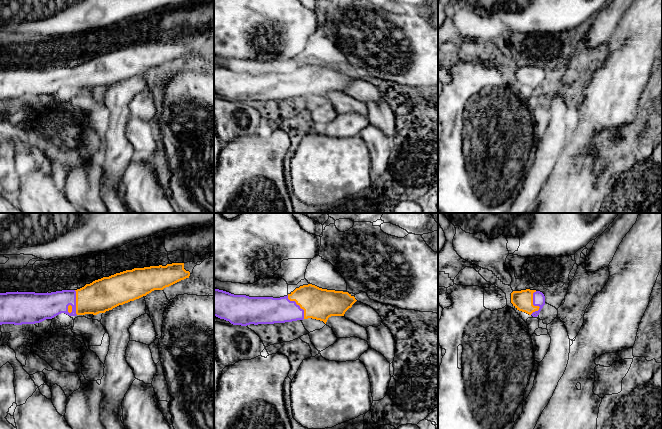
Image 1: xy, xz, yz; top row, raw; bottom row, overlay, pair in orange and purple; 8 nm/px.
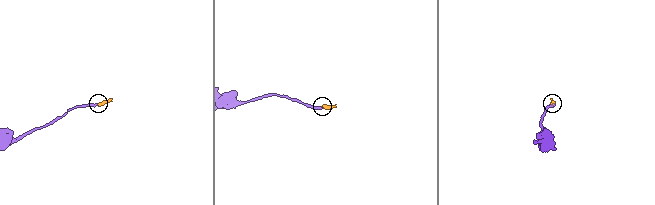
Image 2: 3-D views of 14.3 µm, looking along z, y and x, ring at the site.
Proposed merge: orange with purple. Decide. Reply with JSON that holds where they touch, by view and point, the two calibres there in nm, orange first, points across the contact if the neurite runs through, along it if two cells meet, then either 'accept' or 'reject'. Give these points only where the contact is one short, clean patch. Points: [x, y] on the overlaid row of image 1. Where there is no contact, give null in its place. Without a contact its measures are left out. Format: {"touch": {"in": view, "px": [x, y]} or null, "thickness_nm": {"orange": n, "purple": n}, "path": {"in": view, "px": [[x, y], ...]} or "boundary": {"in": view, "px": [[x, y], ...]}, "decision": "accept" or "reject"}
{"touch": {"in": "yz", "px": [533, 305]}, "thickness_nm": {"orange": 160, "purple": 100}, "path": {"in": "yz", "px": [[522, 300], [529, 301], [533, 305], [538, 297]]}, "decision": "accept"}

